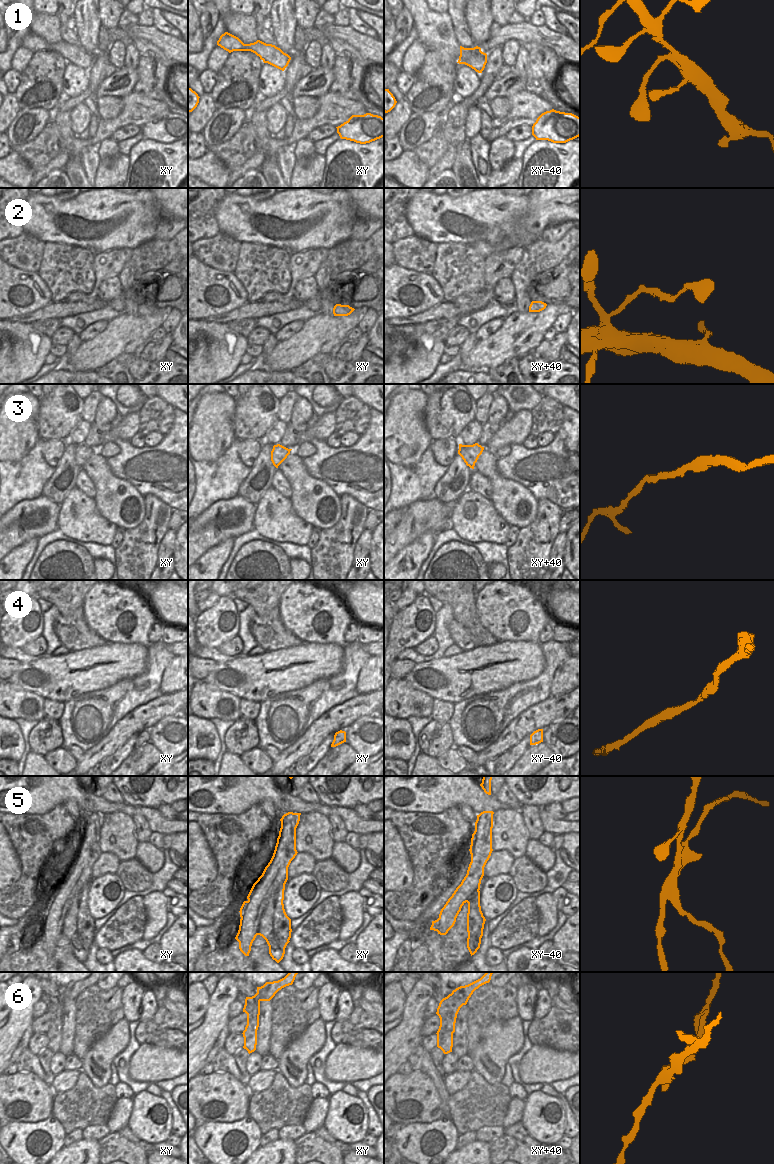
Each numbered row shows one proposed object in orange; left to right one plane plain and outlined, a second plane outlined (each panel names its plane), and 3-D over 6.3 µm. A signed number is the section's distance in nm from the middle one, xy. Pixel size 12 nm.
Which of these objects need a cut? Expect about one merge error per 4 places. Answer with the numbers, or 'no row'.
5, 6

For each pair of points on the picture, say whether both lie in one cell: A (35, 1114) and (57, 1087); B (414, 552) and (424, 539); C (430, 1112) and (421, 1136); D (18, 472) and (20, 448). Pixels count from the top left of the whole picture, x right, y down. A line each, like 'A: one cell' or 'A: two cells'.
A: two cells
B: one cell
C: two cells
D: two cells

